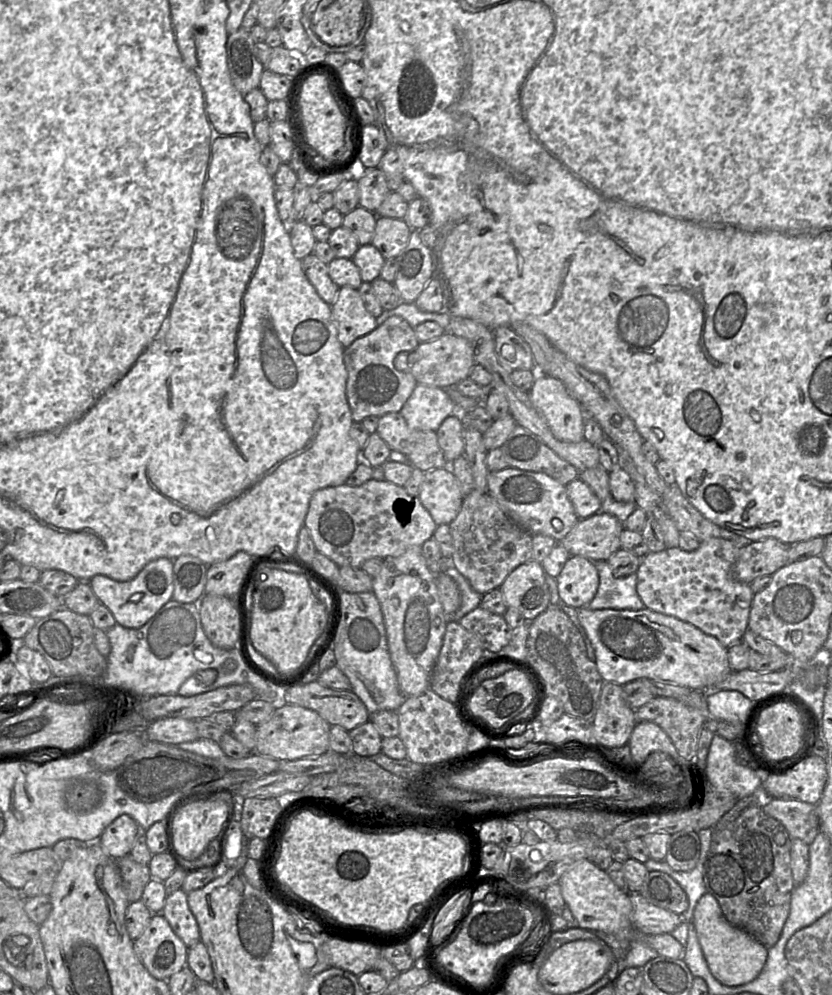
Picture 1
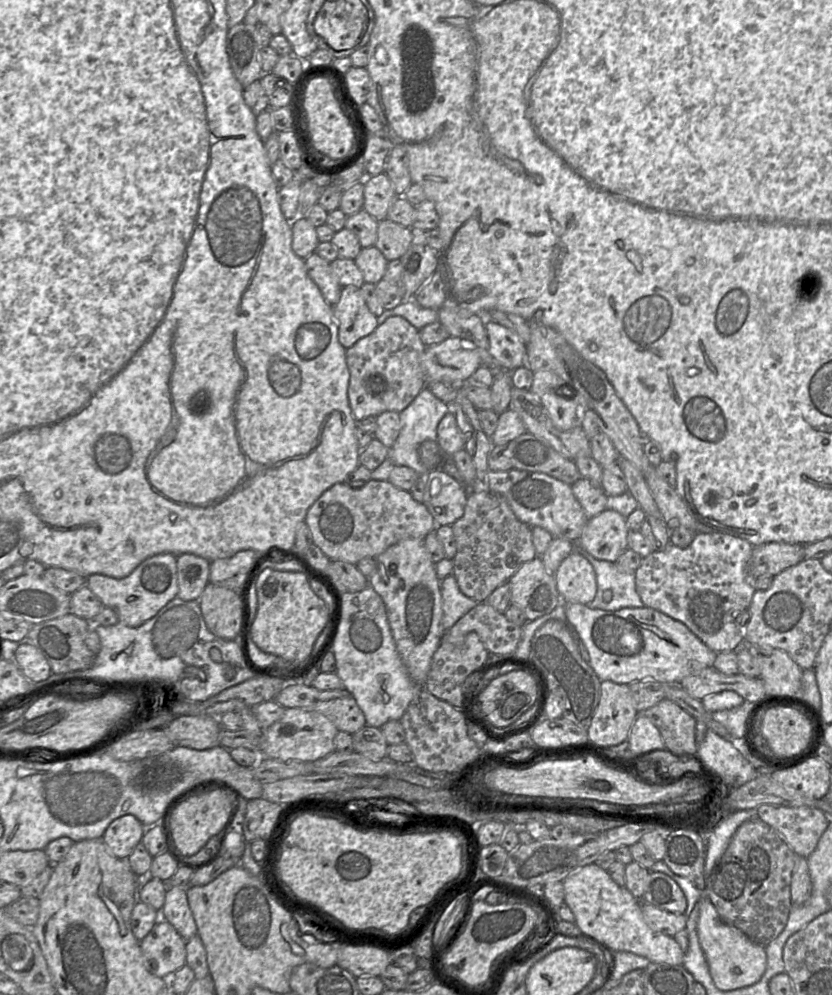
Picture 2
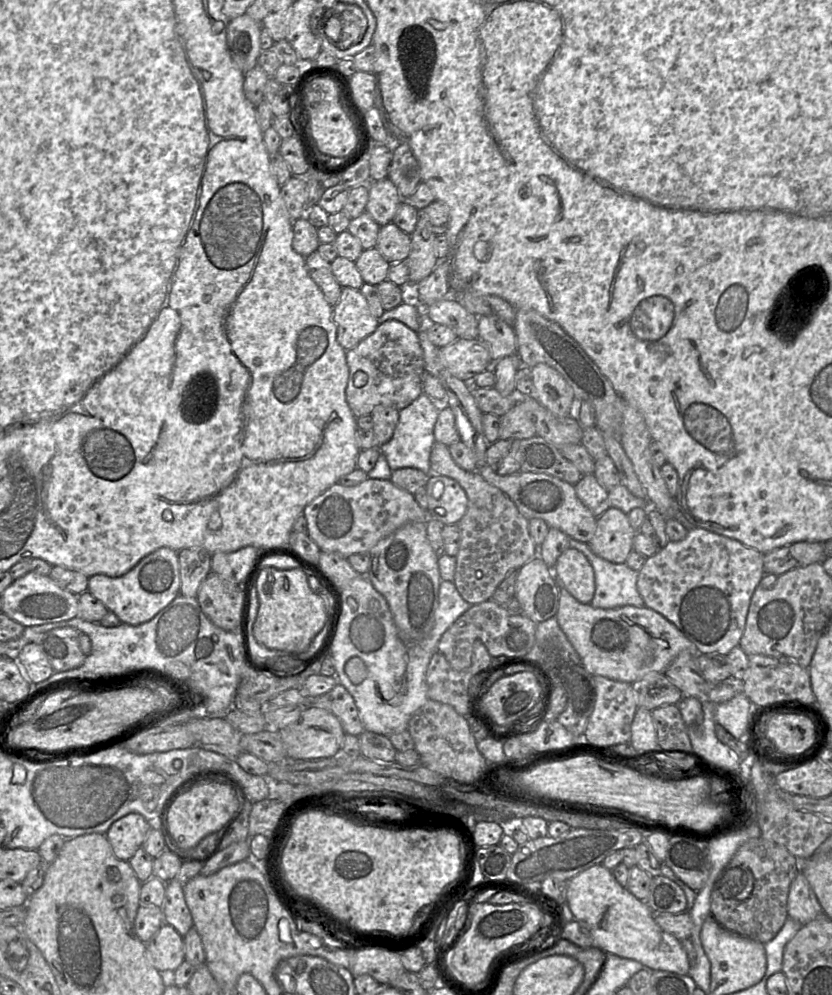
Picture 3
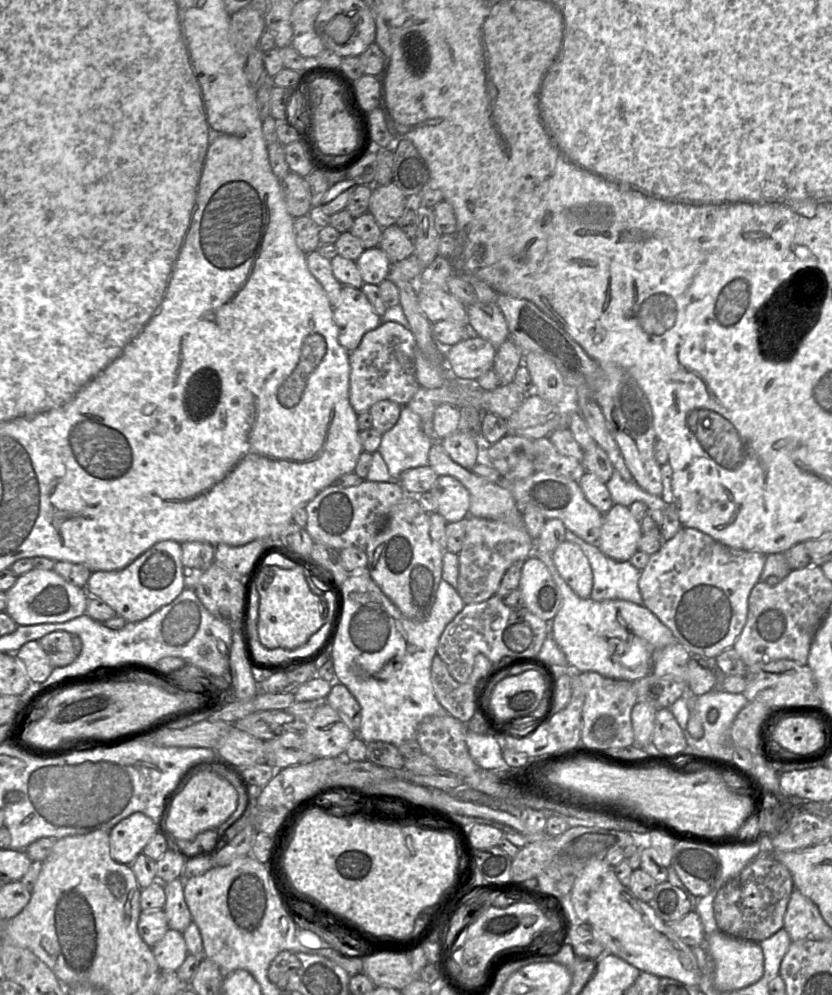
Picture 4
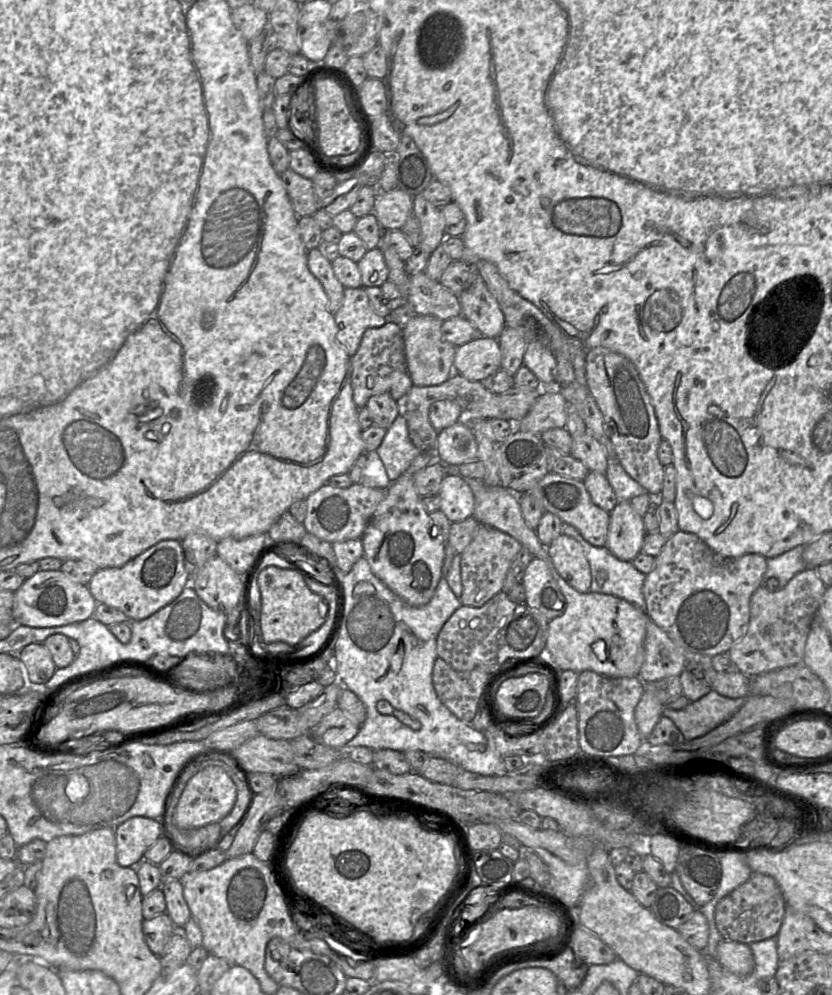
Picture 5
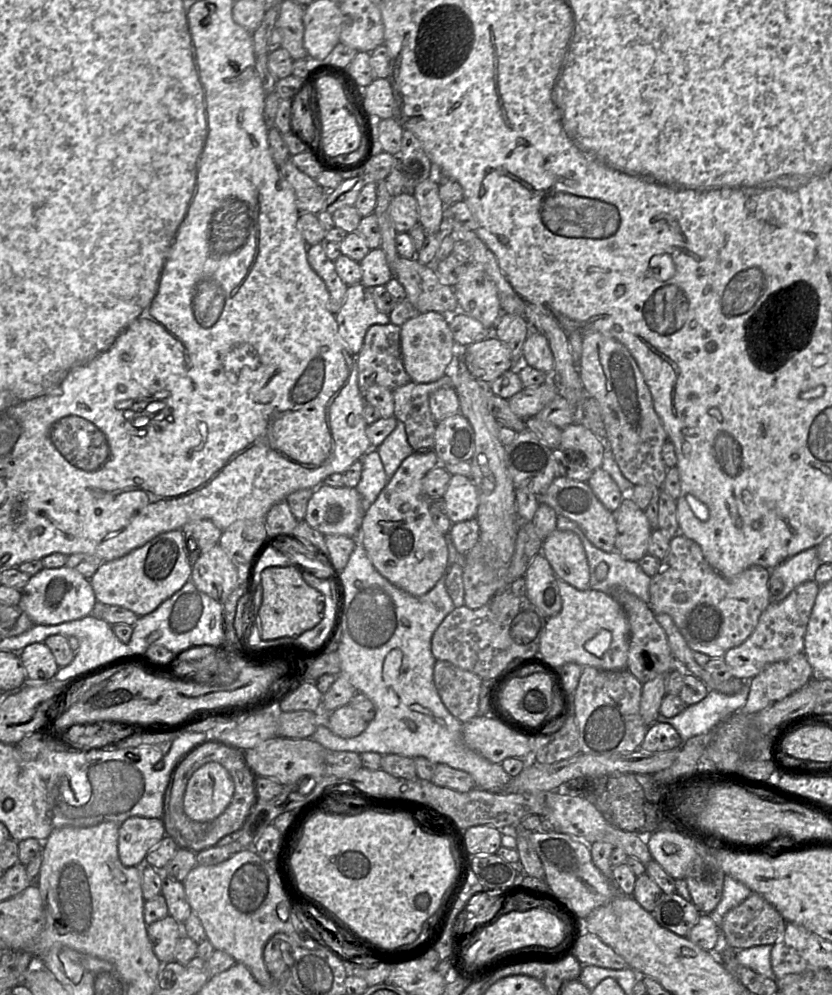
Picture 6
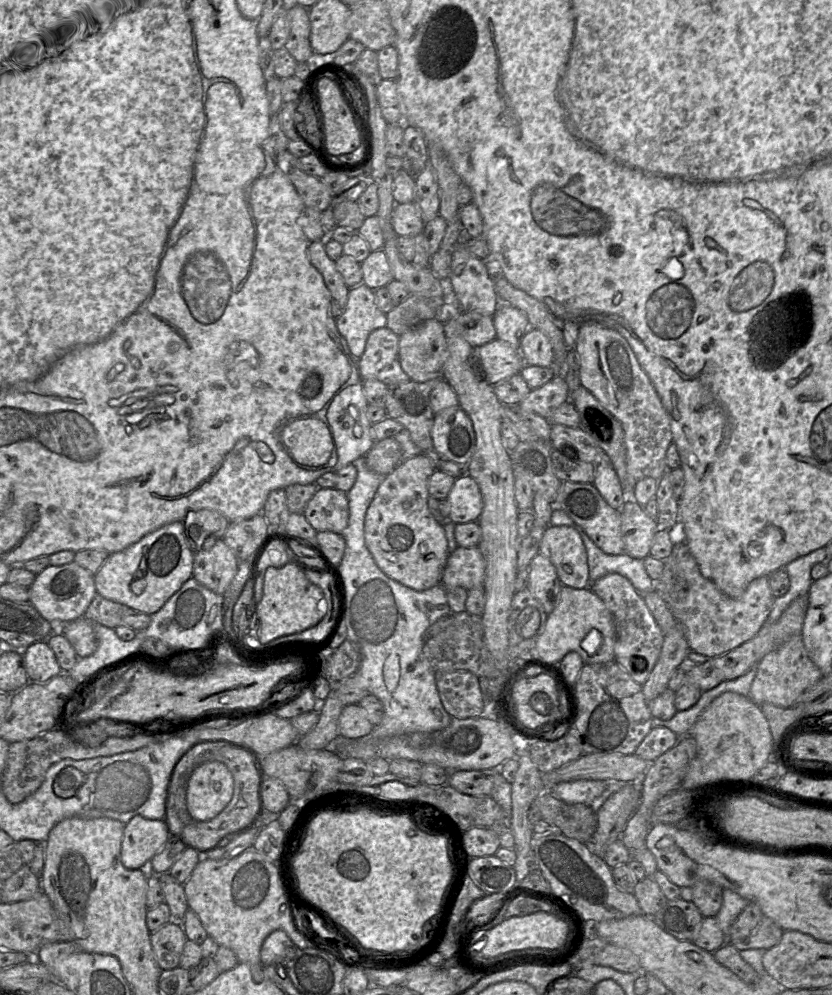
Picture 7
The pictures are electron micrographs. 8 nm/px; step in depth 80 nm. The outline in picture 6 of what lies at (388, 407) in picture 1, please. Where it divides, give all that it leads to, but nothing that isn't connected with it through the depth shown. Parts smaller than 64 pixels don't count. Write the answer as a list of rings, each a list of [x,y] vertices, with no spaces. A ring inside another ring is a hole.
[[[389,322],[383,325],[372,325],[367,330],[363,346],[356,355],[358,386],[363,397],[366,390],[371,386],[383,386],[393,391],[411,381],[402,361],[400,328],[401,326]]]

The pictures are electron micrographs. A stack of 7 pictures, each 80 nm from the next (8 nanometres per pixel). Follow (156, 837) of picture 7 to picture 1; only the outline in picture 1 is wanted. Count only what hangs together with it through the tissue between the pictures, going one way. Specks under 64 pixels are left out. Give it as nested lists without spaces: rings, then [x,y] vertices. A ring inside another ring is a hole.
[[[123,814],[110,823],[101,836],[99,843],[113,859],[129,855],[136,837],[145,833],[138,823],[129,815]]]

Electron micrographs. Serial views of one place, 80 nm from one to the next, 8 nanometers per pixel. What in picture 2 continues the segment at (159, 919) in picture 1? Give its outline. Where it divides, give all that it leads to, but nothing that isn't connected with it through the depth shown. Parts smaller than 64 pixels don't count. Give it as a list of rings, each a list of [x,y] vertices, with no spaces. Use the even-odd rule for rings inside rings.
[[[159,918],[140,941],[140,949],[149,971],[162,978],[186,964],[185,944],[186,941],[173,926]]]

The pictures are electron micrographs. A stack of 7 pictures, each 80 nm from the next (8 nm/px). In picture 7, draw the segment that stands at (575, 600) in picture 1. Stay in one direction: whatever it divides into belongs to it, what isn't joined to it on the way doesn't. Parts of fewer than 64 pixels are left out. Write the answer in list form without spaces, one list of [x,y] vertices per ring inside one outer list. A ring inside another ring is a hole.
[[[548,525],[540,543],[540,553],[555,566],[563,586],[590,587],[586,547],[573,527]]]

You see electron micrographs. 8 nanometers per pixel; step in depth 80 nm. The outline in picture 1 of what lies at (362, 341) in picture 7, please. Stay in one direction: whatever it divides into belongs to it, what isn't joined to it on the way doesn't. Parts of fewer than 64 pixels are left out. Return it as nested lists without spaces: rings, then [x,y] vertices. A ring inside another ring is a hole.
[[[350,286],[339,288],[331,308],[338,340],[345,348],[377,327],[376,318],[366,309],[359,291]]]

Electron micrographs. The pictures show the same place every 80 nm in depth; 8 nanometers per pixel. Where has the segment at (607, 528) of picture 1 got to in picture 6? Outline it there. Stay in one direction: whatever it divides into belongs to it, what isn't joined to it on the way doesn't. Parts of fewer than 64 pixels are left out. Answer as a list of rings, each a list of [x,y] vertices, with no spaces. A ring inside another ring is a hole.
[[[624,497],[614,516],[617,523],[615,550],[623,558],[638,562],[648,554],[653,532],[645,511],[631,497]]]

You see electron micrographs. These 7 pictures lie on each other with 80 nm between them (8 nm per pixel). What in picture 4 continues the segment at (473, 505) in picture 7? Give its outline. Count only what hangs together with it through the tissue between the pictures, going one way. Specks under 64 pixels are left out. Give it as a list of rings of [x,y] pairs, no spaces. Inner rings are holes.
[[[438,476],[429,491],[437,502],[437,512],[448,523],[455,523],[470,514],[470,493],[452,476]]]

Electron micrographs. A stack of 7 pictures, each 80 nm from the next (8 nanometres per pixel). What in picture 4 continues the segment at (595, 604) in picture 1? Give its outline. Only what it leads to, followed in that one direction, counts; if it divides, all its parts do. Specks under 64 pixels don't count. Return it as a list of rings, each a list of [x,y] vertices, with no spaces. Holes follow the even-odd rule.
[[[570,530],[566,540],[580,546],[587,556],[593,572],[593,589],[590,598],[595,601],[625,600],[644,606],[639,589],[641,571],[629,561],[617,562],[605,555],[597,546],[591,545]]]

